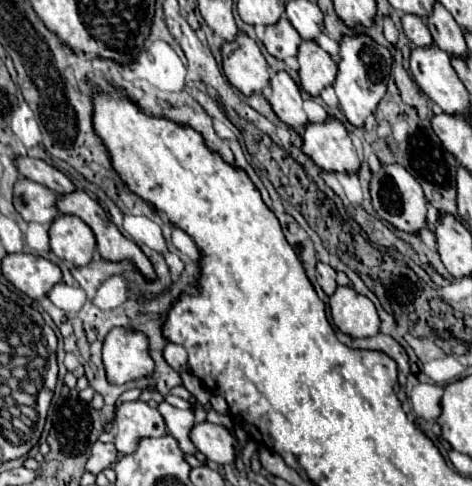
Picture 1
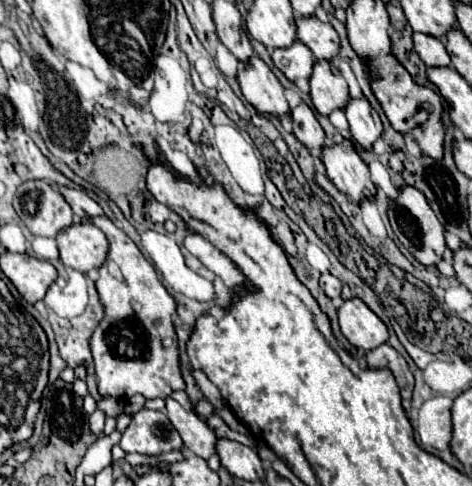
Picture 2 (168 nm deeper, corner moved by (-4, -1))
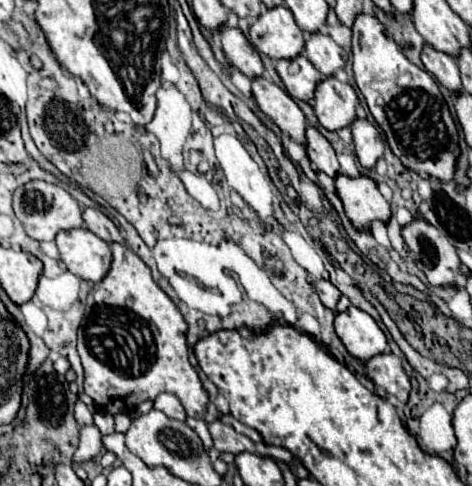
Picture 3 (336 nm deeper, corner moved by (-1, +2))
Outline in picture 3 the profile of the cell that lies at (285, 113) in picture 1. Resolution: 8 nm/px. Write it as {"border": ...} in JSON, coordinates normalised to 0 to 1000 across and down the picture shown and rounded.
{"border":[[[665,261],[648,265],[648,286],[653,286],[648,311],[653,311],[657,331],[669,340],[674,352],[712,368],[720,360],[720,335],[712,327],[712,315],[708,315],[703,298]]]}

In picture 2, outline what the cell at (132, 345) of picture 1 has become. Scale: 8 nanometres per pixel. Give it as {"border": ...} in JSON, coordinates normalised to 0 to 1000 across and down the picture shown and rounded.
{"border":[[[197,444],[193,453],[210,473],[218,473],[231,494],[231,523],[210,551],[206,576],[206,597],[222,630],[222,654],[193,691],[193,724],[201,741],[214,815],[244,815],[252,823],[278,819],[282,811],[303,811],[307,819],[354,819],[367,802],[392,802],[392,786],[379,761],[375,691],[367,679],[371,617],[337,580],[320,539],[299,523],[299,514],[256,469],[248,469],[227,444]]]}

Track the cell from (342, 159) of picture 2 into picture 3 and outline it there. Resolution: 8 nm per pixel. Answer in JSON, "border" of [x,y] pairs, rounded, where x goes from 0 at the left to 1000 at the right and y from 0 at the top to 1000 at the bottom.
{"border":[[[733,360],[712,364],[716,405],[729,418],[729,434],[742,459],[758,475],[780,475],[788,455],[822,459],[826,451],[826,422],[805,401],[797,377],[784,364],[742,368]]]}

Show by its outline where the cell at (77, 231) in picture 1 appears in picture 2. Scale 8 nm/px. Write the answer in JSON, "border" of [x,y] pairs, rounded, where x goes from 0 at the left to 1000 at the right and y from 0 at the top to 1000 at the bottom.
{"border":[[[193,457],[150,461],[121,481],[125,531],[142,551],[184,564],[210,551],[227,527],[231,498],[222,481]]]}

